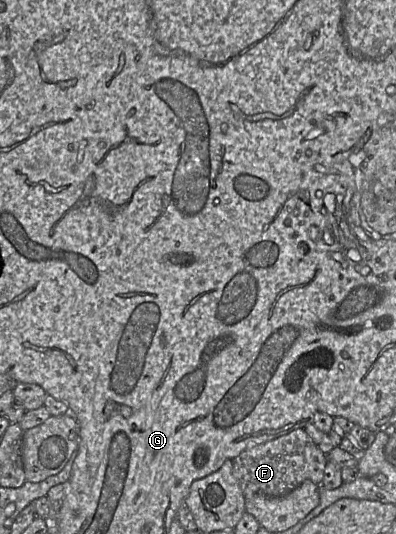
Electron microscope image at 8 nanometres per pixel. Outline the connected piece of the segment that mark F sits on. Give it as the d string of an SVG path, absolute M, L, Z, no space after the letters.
M303 428L244 450L232 459L233 475L239 481L245 499L281 497L310 480L321 485L327 456L315 445Z

